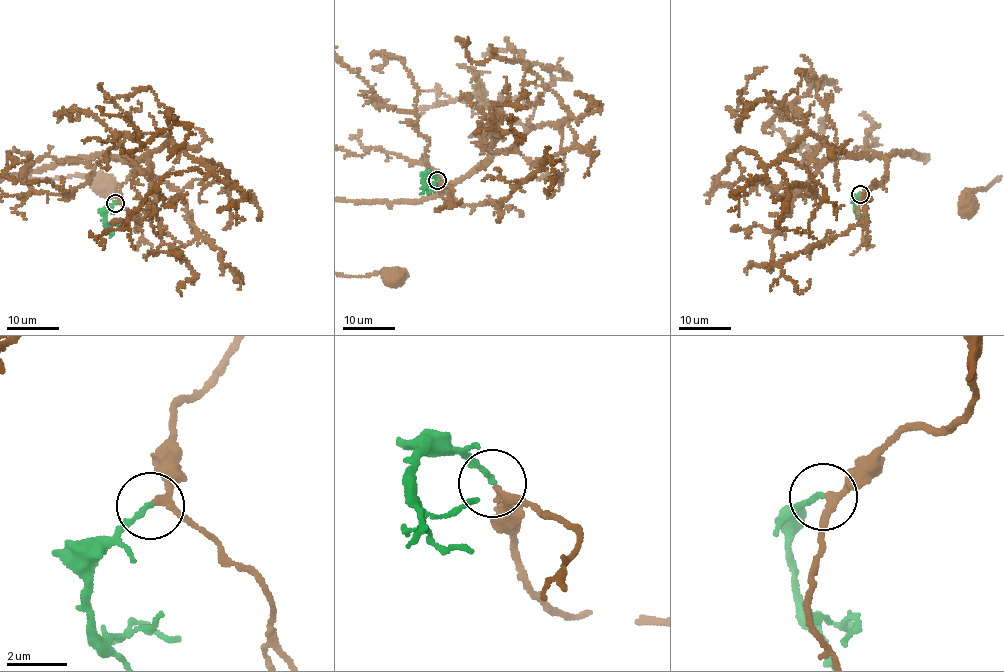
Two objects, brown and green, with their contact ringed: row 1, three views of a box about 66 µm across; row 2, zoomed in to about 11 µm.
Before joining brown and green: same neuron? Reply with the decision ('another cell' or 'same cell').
same cell

